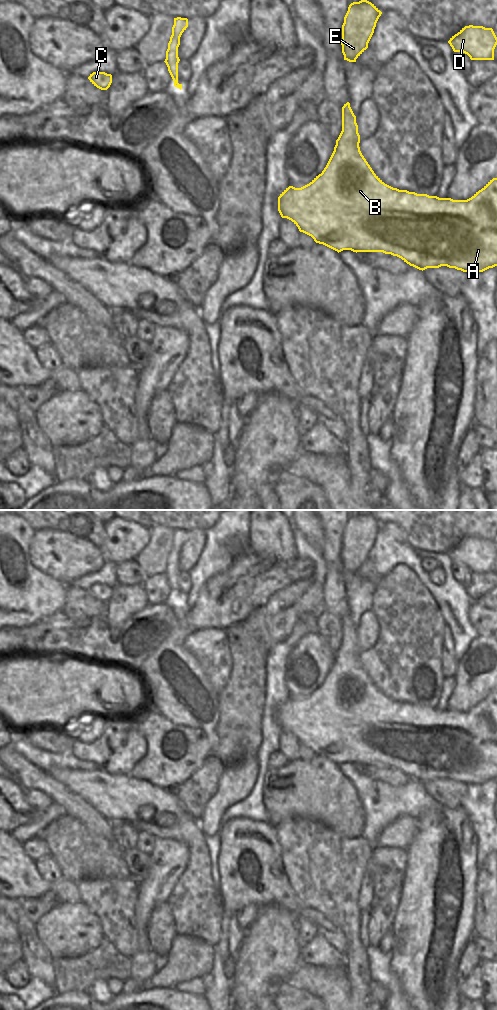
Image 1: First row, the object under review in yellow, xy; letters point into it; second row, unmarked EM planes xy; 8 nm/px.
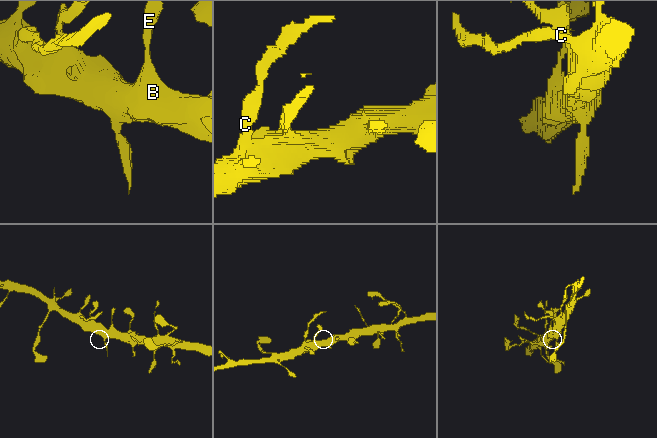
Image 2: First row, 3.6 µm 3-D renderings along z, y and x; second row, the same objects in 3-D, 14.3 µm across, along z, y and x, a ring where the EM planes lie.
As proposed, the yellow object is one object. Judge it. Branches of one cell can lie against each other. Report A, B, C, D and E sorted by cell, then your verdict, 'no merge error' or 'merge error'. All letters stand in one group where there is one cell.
A B C D E | no merge error

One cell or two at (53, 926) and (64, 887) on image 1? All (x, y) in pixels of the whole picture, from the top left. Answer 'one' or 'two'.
two

